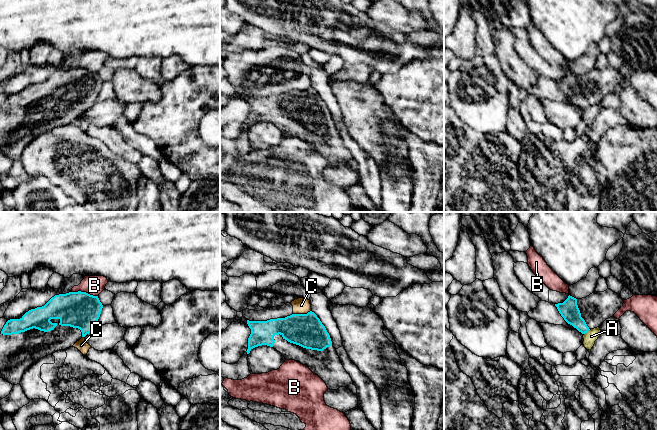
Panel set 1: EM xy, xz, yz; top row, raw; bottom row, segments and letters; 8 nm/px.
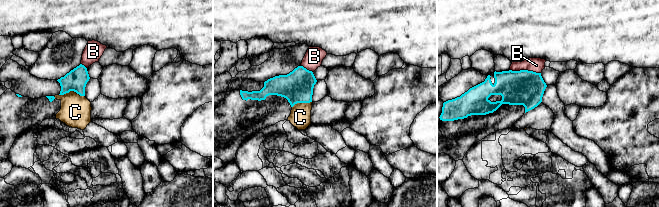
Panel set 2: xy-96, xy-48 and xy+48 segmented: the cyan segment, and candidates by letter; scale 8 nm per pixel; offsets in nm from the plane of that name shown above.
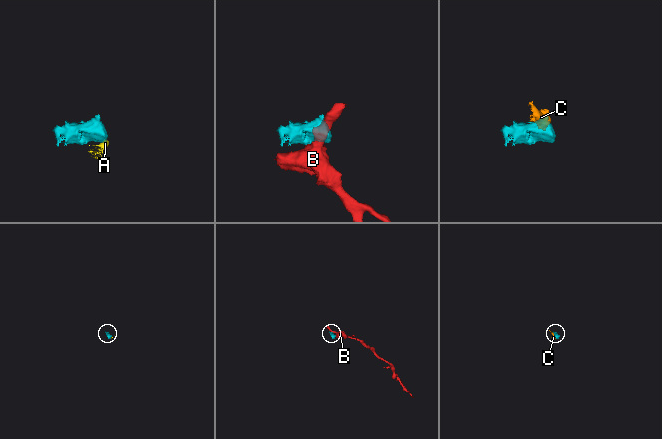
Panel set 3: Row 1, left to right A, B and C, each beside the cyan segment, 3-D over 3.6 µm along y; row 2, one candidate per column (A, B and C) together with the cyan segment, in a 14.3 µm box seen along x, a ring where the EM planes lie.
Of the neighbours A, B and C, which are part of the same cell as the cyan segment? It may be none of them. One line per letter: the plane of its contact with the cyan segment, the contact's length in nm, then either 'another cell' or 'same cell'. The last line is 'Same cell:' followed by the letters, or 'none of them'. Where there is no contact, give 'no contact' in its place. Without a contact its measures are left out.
A: yz | 60 nm | another cell
B: xy | 220 nm | another cell
C: xz | 160 nm | another cell
Same cell: none of them

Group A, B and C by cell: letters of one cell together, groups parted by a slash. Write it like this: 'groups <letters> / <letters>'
groups A B / C

